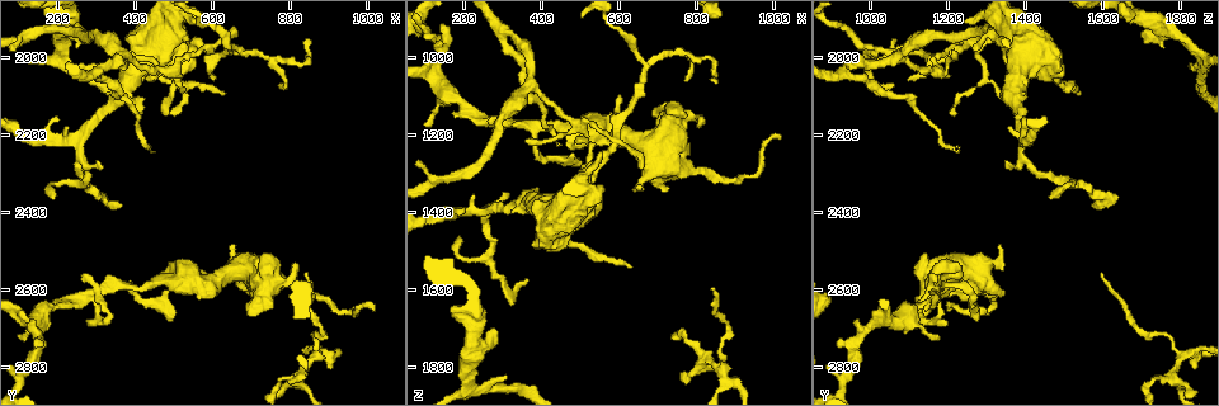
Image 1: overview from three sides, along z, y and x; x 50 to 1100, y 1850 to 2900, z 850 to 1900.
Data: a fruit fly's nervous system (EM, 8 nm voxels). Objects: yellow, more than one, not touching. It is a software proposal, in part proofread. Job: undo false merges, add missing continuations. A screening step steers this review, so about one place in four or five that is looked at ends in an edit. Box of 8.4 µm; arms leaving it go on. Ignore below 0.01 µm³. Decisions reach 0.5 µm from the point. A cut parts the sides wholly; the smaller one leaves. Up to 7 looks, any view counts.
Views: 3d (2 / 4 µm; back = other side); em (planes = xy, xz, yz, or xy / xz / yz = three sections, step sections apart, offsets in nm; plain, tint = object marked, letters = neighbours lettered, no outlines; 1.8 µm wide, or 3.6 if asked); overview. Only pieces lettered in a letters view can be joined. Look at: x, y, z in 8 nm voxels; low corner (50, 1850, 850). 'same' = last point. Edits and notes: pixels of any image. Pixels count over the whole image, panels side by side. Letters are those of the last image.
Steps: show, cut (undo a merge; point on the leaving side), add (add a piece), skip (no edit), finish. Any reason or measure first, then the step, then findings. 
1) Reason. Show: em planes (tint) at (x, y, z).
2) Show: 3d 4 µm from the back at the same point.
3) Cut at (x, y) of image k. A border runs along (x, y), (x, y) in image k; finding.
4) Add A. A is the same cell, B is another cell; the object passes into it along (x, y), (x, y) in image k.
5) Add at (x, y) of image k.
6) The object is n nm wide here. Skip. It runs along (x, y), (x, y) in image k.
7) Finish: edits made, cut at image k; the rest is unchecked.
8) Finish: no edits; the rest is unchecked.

Sharp bend. Show: em xy step 4 (letters) at (315, 2355, 1600).

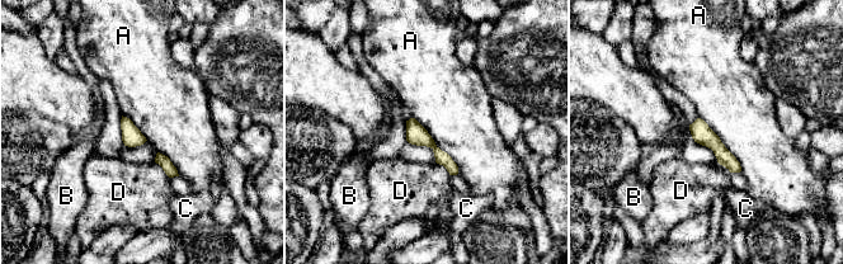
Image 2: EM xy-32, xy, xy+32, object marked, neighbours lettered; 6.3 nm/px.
The object is 120 nm wide here. Skip. A, B, C and D are other cells; it runs along (409, 123), (436, 149), (453, 171) in image 2; one cell here.

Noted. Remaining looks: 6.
Branch stops here. Show: em xz step 4 (letters) at (435, 2235, 1210).

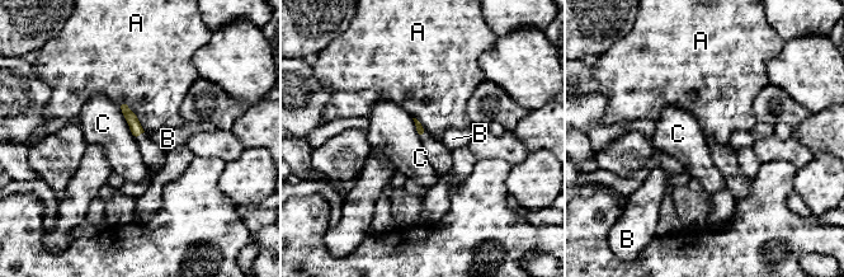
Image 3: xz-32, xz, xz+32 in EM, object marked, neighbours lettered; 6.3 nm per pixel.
Skip. A, B and C are other cells; a border runs along (119, 106), (130, 131), (142, 134) in image 3; no lettered piece goes on from it.

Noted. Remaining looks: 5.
Three-way junction. Show: 3d 4 µm from the back at (585, 1985, 1210).

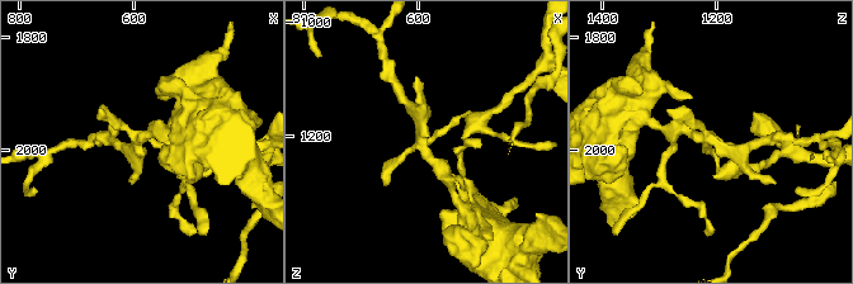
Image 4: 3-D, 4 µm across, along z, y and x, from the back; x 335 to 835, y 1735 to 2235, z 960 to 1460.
Shape alone is not enough. Show: em planes (tint) at (585, 1980, 1215).

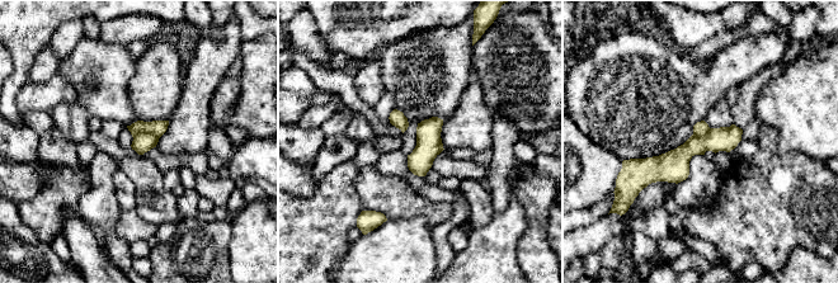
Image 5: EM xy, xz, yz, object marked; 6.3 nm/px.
See the neighbours. Show: em planes (letters) at the same point.

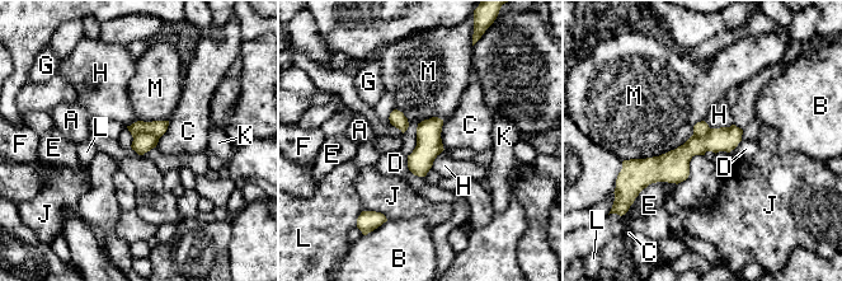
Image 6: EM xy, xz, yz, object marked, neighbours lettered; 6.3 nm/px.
Cut at (158, 127) of image 6. A, B, C, D, E, F, G, H, J, K, L and M are other cells; a border runs along (133, 136), (153, 132), (159, 137) in image 6; a second cell is stuck on.

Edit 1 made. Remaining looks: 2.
Finish: edits made, cut at image 6; the rest is unchecked.

